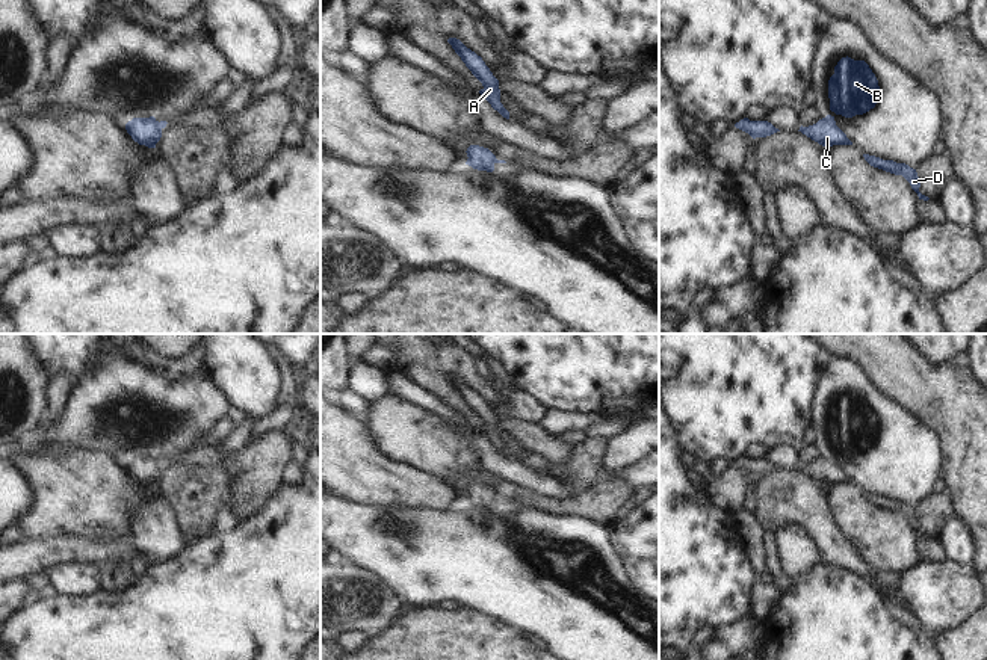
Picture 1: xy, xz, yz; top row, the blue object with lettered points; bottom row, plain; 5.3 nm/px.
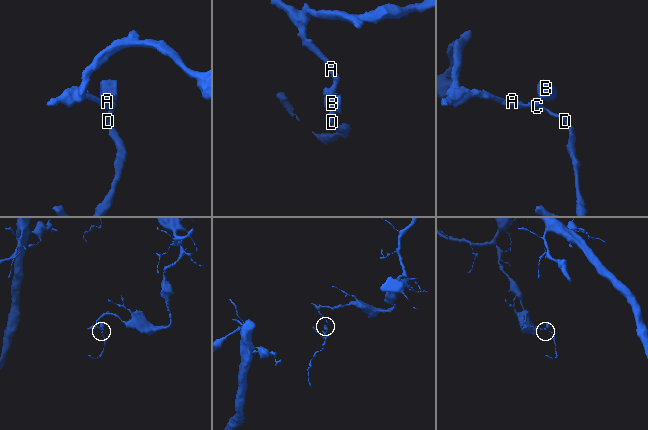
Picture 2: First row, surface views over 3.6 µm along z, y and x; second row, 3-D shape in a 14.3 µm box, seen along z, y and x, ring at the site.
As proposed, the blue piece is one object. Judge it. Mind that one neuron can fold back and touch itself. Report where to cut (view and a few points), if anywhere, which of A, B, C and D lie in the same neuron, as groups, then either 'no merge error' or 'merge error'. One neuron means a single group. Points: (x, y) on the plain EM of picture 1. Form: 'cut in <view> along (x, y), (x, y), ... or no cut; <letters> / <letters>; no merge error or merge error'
cut in xy along (148, 456), (162, 465); A C D / B; merge error

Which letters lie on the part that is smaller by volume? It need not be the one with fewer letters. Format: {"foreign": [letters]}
{"foreign": ["B"]}

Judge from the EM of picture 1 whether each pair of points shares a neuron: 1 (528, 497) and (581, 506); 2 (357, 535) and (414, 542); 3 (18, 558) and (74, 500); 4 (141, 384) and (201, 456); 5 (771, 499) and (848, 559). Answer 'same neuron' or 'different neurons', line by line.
1: same neuron
2: same neuron
3: different neurons
4: different neurons
5: same neuron

